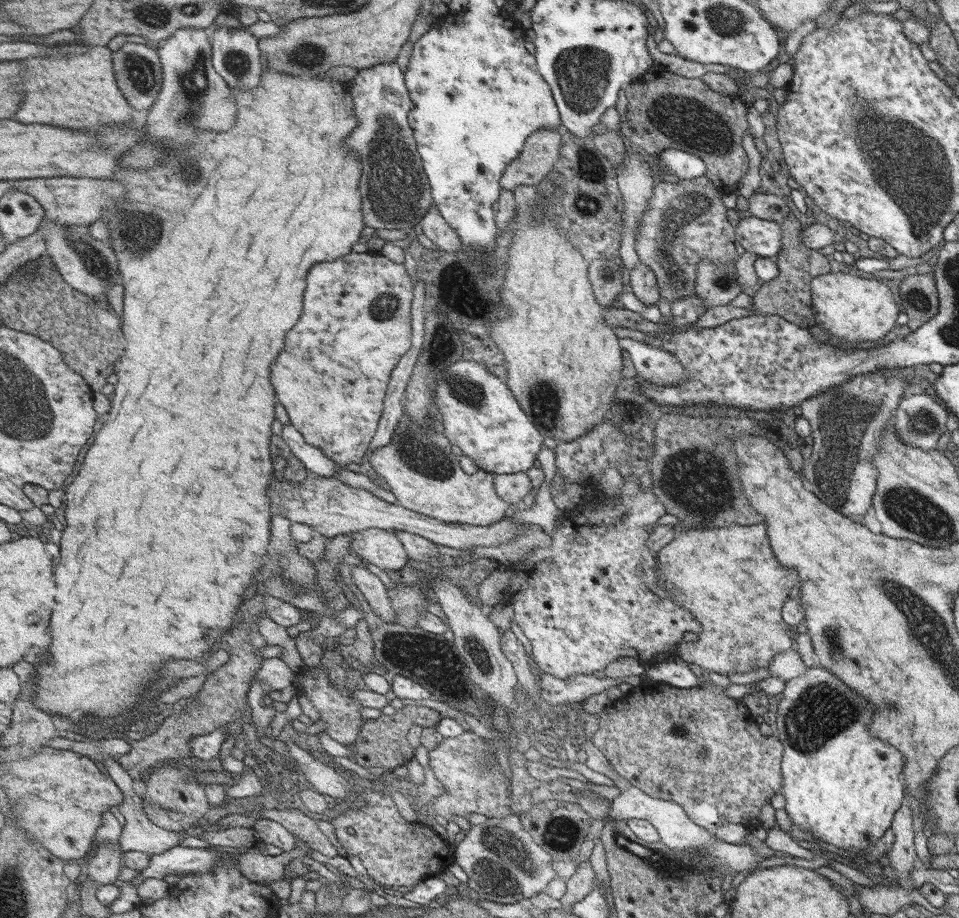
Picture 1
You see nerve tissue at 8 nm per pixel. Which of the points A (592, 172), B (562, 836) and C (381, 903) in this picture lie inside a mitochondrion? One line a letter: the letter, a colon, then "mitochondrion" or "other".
A: mitochondrion
B: mitochondrion
C: other

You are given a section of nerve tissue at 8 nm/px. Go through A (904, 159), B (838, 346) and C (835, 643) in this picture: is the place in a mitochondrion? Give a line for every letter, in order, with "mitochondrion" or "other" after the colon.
A: mitochondrion
B: other
C: mitochondrion

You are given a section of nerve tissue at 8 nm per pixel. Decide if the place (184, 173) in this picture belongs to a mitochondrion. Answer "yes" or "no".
yes

